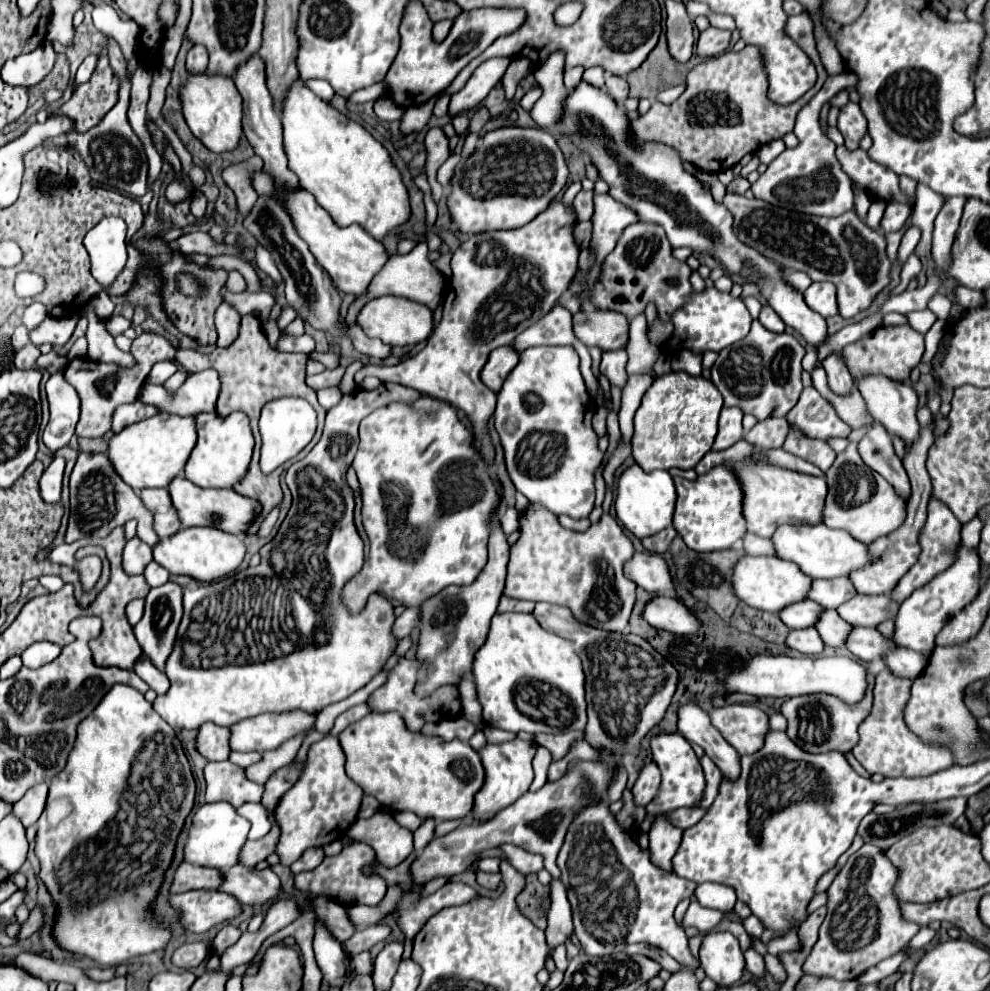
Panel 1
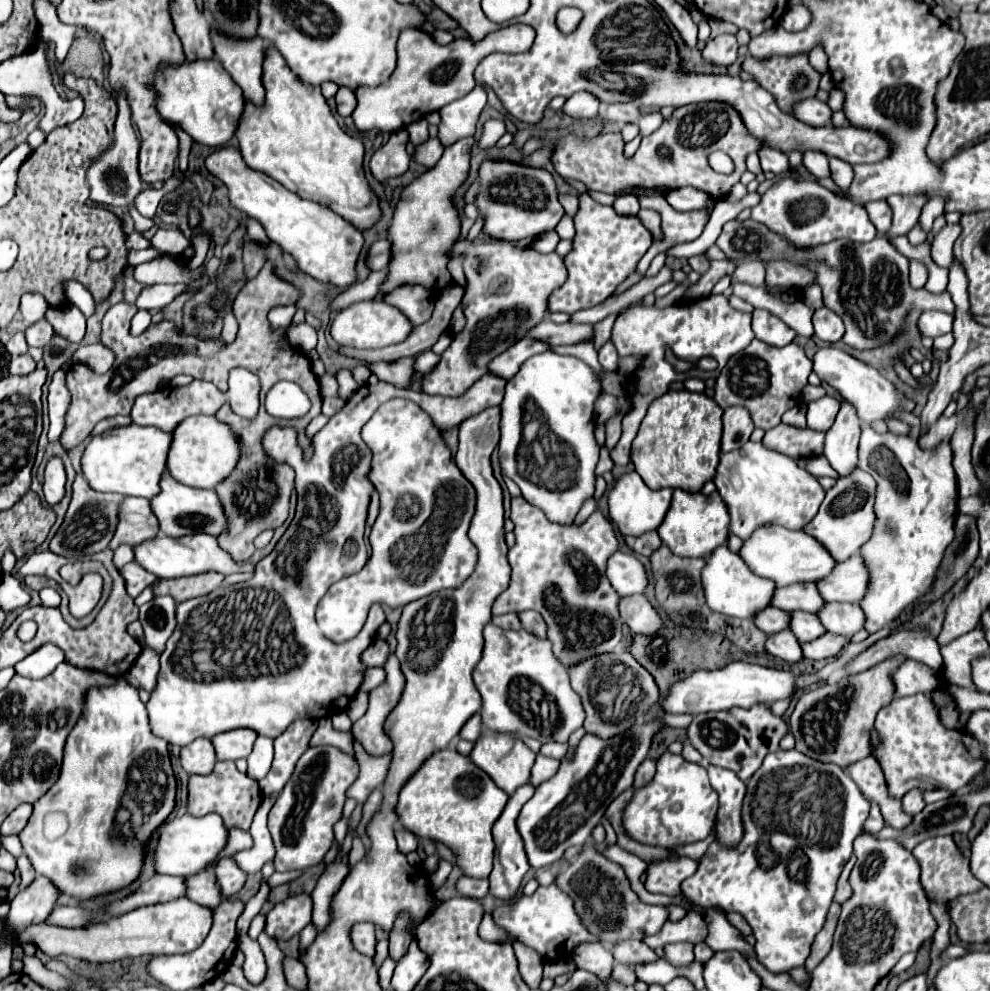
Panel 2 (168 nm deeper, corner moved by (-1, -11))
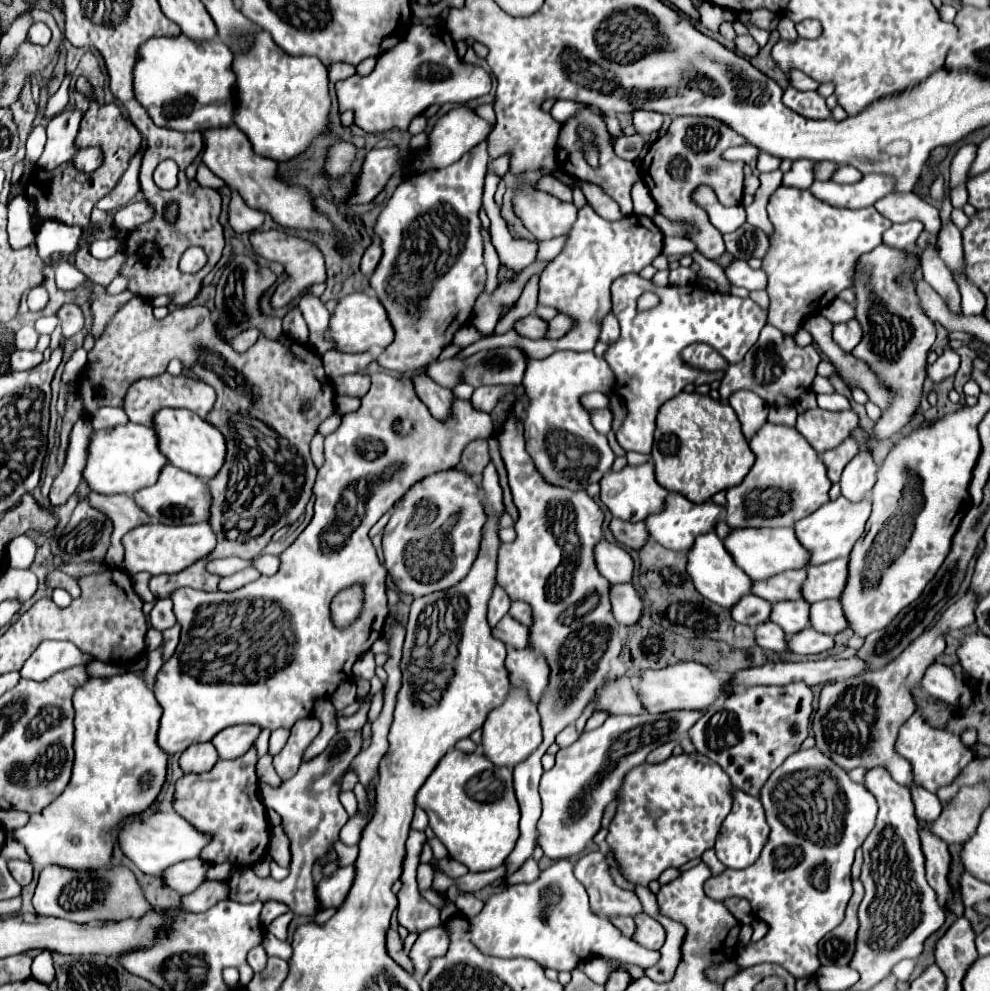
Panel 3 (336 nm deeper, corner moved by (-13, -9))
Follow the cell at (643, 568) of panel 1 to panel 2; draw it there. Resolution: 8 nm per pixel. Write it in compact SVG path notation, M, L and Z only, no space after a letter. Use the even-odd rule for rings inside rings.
M614 552L608 558L606 576L608 576L608 582L612 584L612 588L620 596L644 594L646 584L648 584L644 566L632 554L624 554L624 552Z

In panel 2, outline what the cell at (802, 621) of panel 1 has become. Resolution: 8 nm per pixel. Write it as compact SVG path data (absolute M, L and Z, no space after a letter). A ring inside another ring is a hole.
M770 606L770 608L760 610L754 616L754 626L760 628L762 632L766 632L766 634L774 634L774 632L786 630L788 628L788 620L790 620L788 612L782 612L782 610Z

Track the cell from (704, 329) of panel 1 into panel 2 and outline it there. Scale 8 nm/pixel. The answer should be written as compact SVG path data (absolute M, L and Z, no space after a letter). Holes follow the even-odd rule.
M706 296L700 300L690 300L690 302L678 302L668 308L656 308L652 306L642 306L642 300L636 300L620 312L620 316L614 322L612 328L612 342L618 350L618 356L640 356L642 364L634 370L632 378L628 378L628 396L630 396L630 412L622 420L622 436L618 444L610 450L610 456L614 464L626 466L630 462L630 446L632 440L638 432L638 426L652 404L652 400L660 398L662 394L668 392L670 384L676 380L688 380L688 378L716 378L720 370L726 366L726 362L740 350L744 350L754 338L754 332L750 328L750 316L746 312L734 310L728 304L726 296ZM666 350L670 350L676 358L686 360L690 364L696 364L700 358L710 356L718 362L718 368L712 372L692 368L684 374L678 374L674 366L666 360Z

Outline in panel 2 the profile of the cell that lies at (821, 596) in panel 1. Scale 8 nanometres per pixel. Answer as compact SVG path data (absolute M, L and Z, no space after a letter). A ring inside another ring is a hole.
M790 584L784 588L776 588L772 596L772 606L780 610L804 610L818 612L824 606L822 596L816 590L816 584Z

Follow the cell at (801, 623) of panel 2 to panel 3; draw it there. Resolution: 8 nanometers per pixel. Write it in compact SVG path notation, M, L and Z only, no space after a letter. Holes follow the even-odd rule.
M806 600L800 602L776 602L772 616L772 622L782 626L782 630L790 634L798 634L804 628L810 628L810 604Z

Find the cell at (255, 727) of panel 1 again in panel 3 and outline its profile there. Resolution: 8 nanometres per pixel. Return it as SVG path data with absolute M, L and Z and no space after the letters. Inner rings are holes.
M252 724L230 726L224 728L220 734L216 734L212 744L216 746L222 760L234 760L252 748L258 734L260 734L260 726L252 726Z

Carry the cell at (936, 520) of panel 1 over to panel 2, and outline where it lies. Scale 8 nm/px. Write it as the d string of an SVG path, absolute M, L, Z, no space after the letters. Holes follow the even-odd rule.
M862 426L860 436L860 462L858 466L872 474L876 480L876 524L868 542L862 544L860 556L868 564L870 582L860 608L864 610L866 622L864 630L870 634L888 626L906 606L924 596L936 578L936 570L944 558L946 546L954 538L954 520L958 514L958 490L956 490L956 472L952 468L952 446L950 440L944 440L936 448L922 450L918 442L910 436L898 436L892 432L878 434L870 426Z

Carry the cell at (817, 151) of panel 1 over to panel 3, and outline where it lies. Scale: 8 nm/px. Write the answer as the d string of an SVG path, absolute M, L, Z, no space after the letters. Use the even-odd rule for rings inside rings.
M780 186L768 200L768 218L774 226L774 236L770 238L770 250L762 260L762 270L768 274L768 296L770 296L770 310L768 322L782 330L784 334L794 334L802 320L808 316L818 314L828 302L836 298L836 294L852 284L852 266L856 258L882 242L882 234L892 226L888 218L884 218L874 206L850 210L826 204L818 200L810 190L800 188L786 188Z

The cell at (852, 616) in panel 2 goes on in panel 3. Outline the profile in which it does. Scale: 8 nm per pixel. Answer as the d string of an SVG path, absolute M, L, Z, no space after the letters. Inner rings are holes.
M822 600L814 602L812 608L812 628L824 634L840 634L844 632L850 622L842 610L842 604L838 600Z

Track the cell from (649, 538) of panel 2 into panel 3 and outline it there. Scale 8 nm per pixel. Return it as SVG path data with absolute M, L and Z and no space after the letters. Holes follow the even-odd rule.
M612 518L610 530L612 530L614 538L616 538L620 544L624 544L624 546L628 546L628 548L634 548L634 550L640 550L640 548L648 542L648 538L650 538L648 528L646 528L644 522L640 522L640 524L630 524L630 522L620 522L620 520Z

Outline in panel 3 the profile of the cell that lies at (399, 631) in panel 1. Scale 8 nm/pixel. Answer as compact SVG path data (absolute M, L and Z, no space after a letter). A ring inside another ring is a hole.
M368 650L368 652L354 664L354 676L356 676L356 678L364 678L364 680L372 680L372 678L374 678L374 670L376 670L374 652Z

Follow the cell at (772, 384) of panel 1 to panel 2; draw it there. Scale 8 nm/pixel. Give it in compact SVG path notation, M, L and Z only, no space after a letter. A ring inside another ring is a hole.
M754 338L742 352L730 358L730 362L722 368L718 380L716 380L716 394L714 400L720 404L720 408L728 406L746 406L752 414L754 426L762 430L770 430L780 424L784 408L790 408L800 398L802 388L808 384L808 376L812 372L812 360L804 354L804 350L798 344L788 344L782 348L770 346Z

